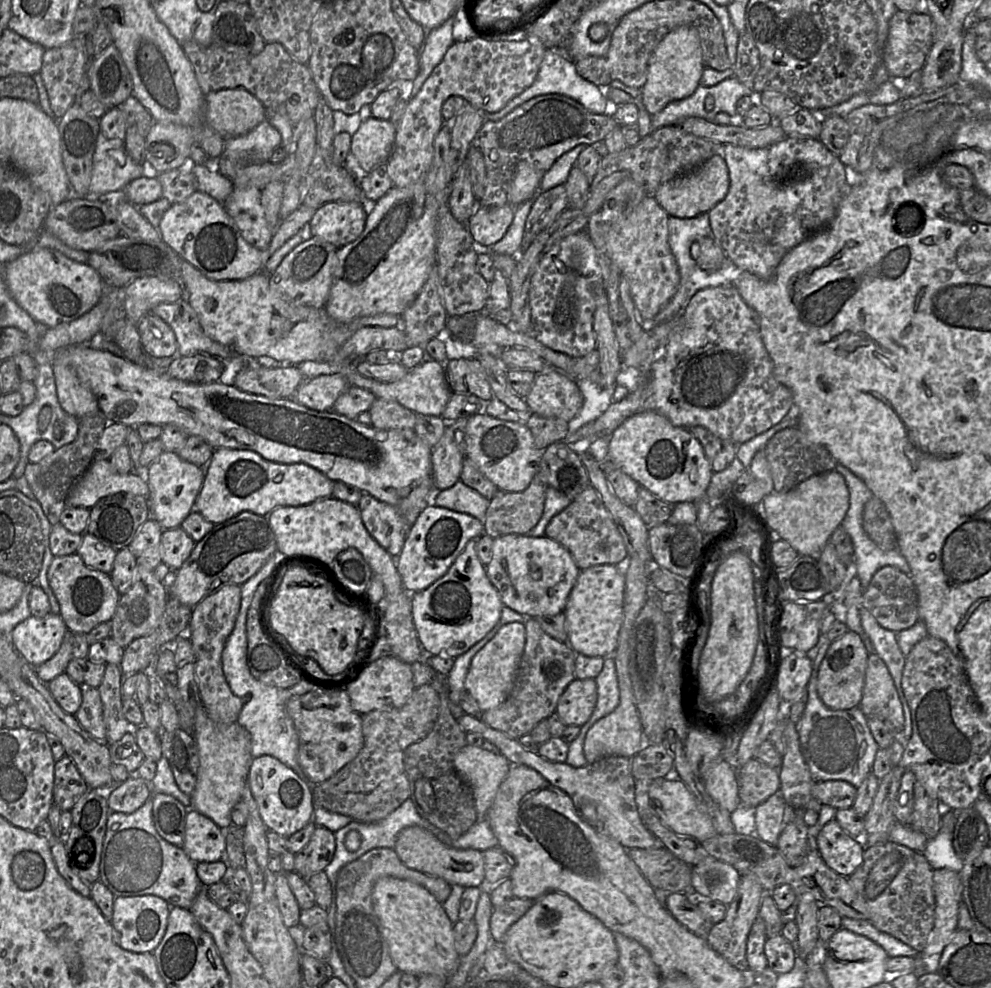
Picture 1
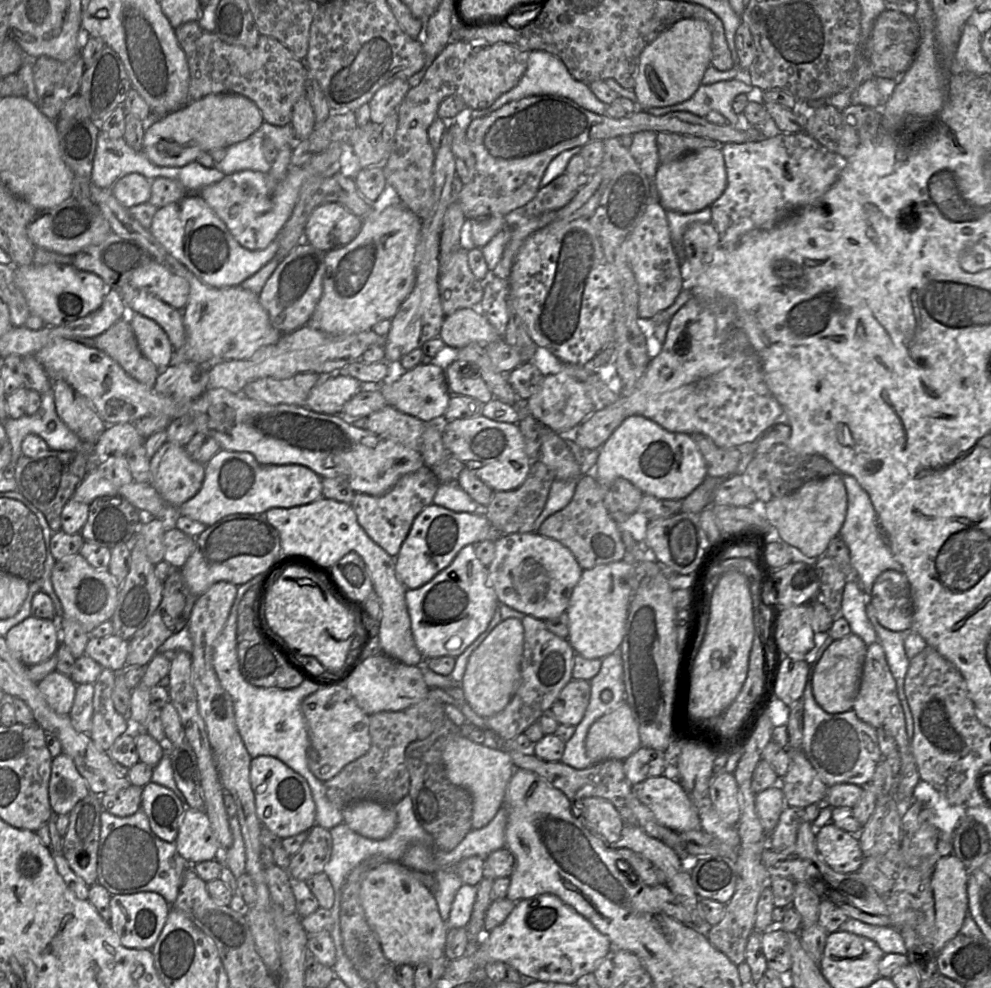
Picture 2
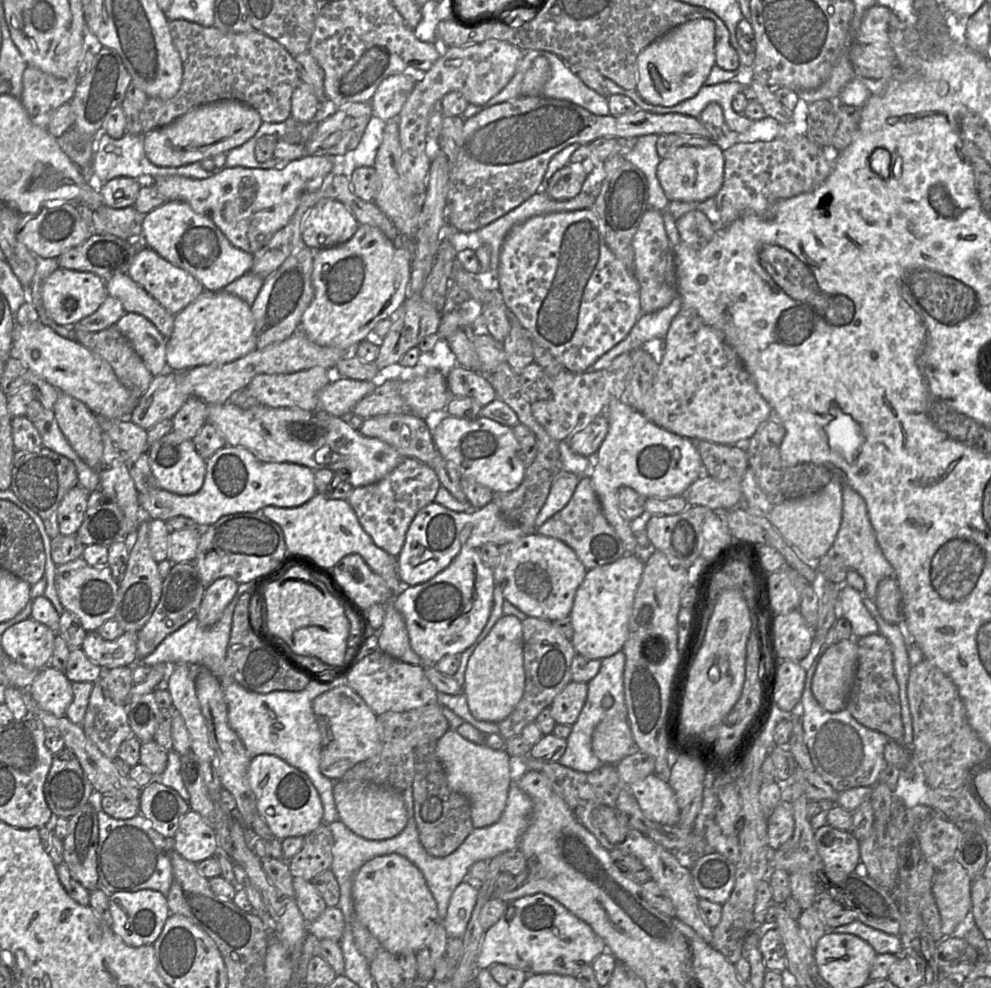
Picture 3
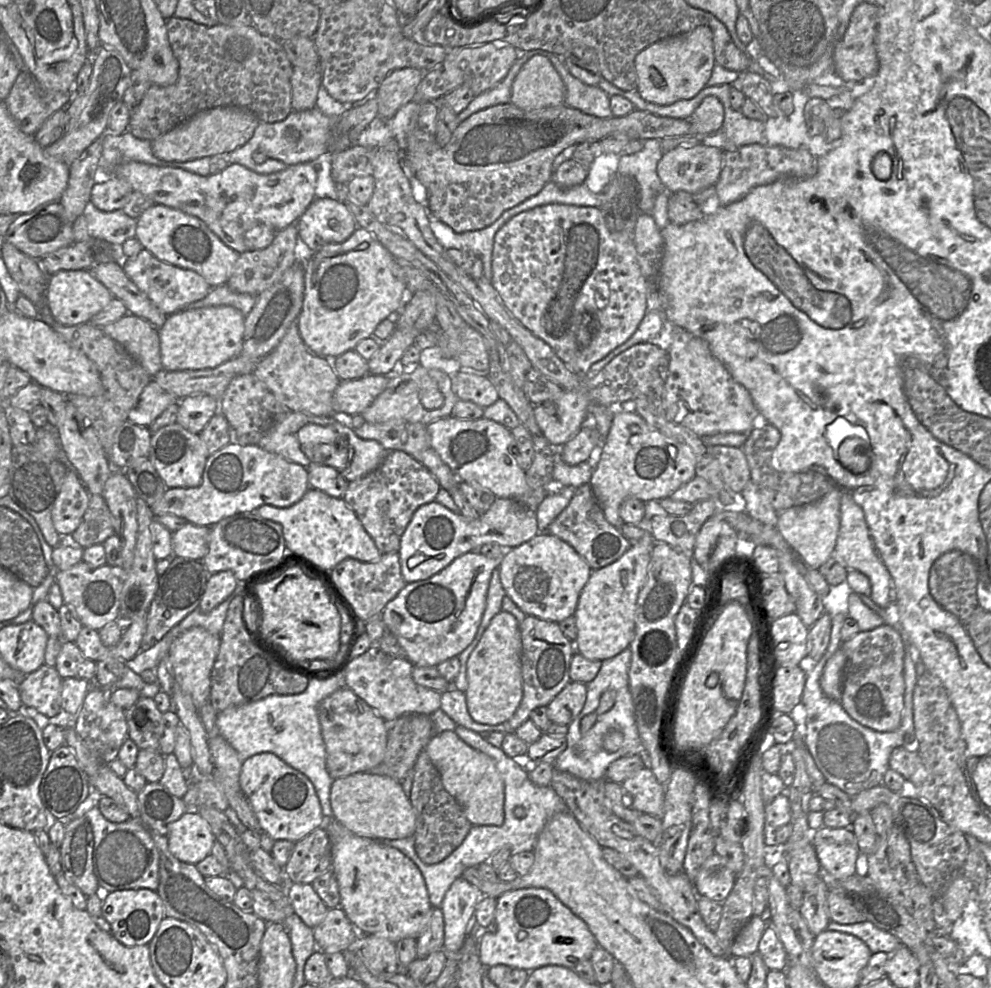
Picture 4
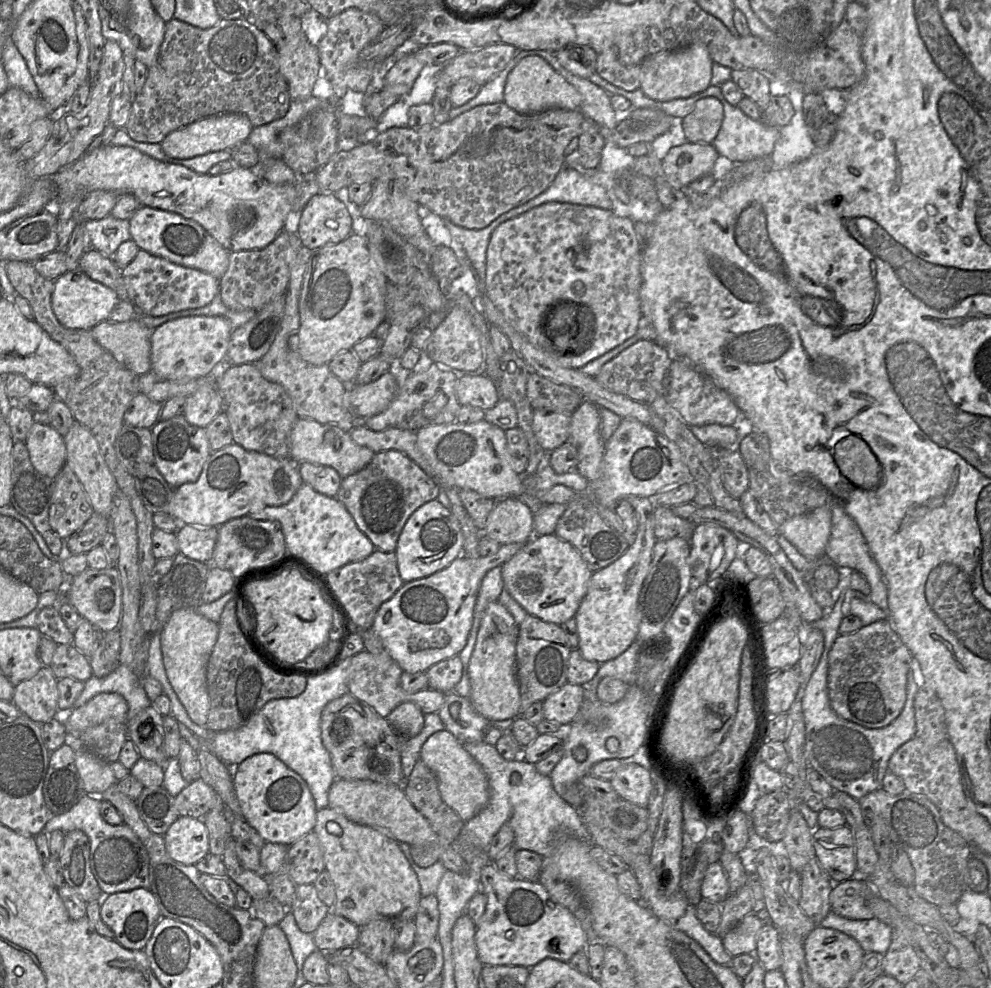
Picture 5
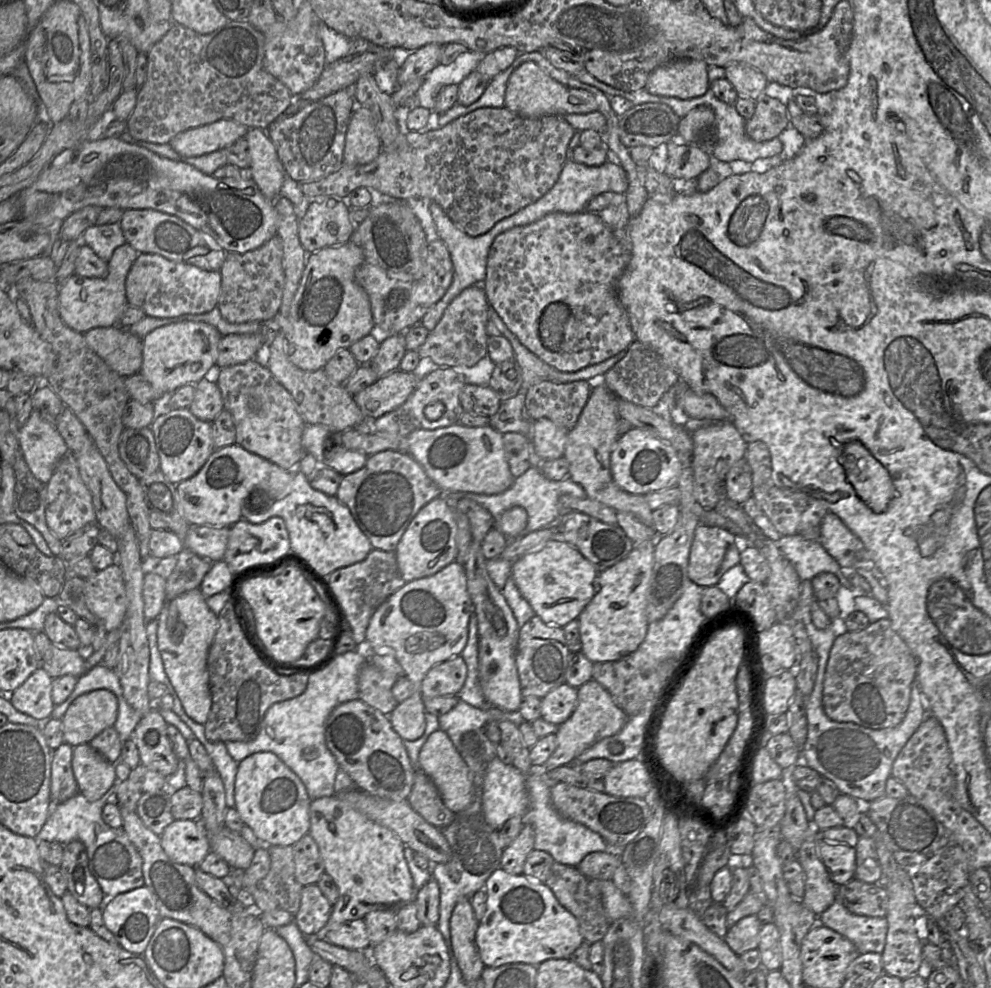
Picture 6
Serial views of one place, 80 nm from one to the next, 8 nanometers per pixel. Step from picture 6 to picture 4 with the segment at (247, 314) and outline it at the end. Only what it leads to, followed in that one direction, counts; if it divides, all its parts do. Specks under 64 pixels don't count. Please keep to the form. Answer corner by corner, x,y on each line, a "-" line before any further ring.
296,223
278,232
267,248
239,254
226,285
234,292
259,296
277,283
285,271
296,263
295,248
298,240

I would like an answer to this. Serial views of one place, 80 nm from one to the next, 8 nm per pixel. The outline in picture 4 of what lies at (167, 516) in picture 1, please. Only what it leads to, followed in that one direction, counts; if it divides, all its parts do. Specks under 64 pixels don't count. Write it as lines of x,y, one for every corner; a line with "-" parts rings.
173,423
152,434
148,459
168,488
192,488
201,484
209,453
199,435
192,434
178,423

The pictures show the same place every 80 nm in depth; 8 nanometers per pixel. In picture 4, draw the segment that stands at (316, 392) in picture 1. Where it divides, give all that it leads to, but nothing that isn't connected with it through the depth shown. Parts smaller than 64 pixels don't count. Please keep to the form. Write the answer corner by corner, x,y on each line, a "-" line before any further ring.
368,374
360,379
341,381
333,395
335,414
361,414
387,387
385,375

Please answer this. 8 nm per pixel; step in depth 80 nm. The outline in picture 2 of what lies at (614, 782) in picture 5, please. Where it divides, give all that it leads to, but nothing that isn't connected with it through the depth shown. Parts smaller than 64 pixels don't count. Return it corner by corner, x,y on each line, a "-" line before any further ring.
651,777
633,786
633,792
663,826
677,833
701,829
697,807
679,781

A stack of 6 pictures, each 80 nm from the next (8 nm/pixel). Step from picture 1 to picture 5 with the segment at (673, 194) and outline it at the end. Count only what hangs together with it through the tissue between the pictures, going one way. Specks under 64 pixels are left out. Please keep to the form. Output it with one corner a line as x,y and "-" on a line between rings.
684,141
673,146
661,161
661,175
676,189
711,174
719,153
712,144

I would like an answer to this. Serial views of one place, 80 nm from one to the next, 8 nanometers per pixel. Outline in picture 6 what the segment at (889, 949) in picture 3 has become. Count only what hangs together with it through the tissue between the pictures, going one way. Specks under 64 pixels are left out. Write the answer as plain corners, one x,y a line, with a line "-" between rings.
838,899
818,917
818,924
844,936
857,948
859,954
869,952
881,954
885,947
888,922
885,917
869,917
851,913

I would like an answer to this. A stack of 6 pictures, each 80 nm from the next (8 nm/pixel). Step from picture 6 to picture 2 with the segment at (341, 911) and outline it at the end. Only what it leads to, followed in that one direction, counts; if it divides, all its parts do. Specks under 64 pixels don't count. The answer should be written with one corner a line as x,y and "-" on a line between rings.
385,861
371,870
361,885
361,904
383,953
393,966
419,964
445,955
449,927
441,918
437,901
400,862

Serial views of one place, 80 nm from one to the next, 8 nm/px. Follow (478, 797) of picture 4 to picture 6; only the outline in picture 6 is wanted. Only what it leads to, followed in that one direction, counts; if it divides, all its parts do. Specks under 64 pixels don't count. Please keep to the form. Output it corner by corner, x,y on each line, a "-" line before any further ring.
438,729
430,734
423,744
418,767
435,784
445,806
455,814
464,811
475,799
475,787
471,780
469,768
456,750
448,735

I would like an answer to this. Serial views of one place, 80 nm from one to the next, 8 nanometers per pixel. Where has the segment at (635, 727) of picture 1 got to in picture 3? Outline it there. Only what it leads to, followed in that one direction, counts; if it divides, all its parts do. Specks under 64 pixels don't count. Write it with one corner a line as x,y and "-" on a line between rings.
604,719
592,734
592,751
606,765
616,765
624,757
639,751
635,745
632,731
627,719

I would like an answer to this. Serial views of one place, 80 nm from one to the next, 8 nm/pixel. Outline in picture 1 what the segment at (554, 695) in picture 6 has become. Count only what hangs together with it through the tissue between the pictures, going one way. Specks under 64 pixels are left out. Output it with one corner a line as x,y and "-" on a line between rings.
575,679
560,696
555,713
566,727
581,727
591,717
596,703
595,679

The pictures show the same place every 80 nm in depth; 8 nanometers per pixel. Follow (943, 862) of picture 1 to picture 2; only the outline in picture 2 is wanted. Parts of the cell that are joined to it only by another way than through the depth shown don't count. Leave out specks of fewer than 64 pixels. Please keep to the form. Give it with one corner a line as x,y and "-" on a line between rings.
949,805
934,812
932,824
938,830
937,853
940,858
952,854
953,833
959,821
966,816
966,808
963,805

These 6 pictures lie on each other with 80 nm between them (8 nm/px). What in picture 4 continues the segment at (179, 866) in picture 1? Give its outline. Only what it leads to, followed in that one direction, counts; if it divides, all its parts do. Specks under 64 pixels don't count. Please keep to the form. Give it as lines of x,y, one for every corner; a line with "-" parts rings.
92,790
90,796
68,816
59,818
63,824
79,817
86,817
93,831
93,869
98,880
96,894
103,900
112,892
129,889
150,889
156,891
159,885
159,854
151,837
151,832
140,819
121,823
108,821
96,804
97,793

